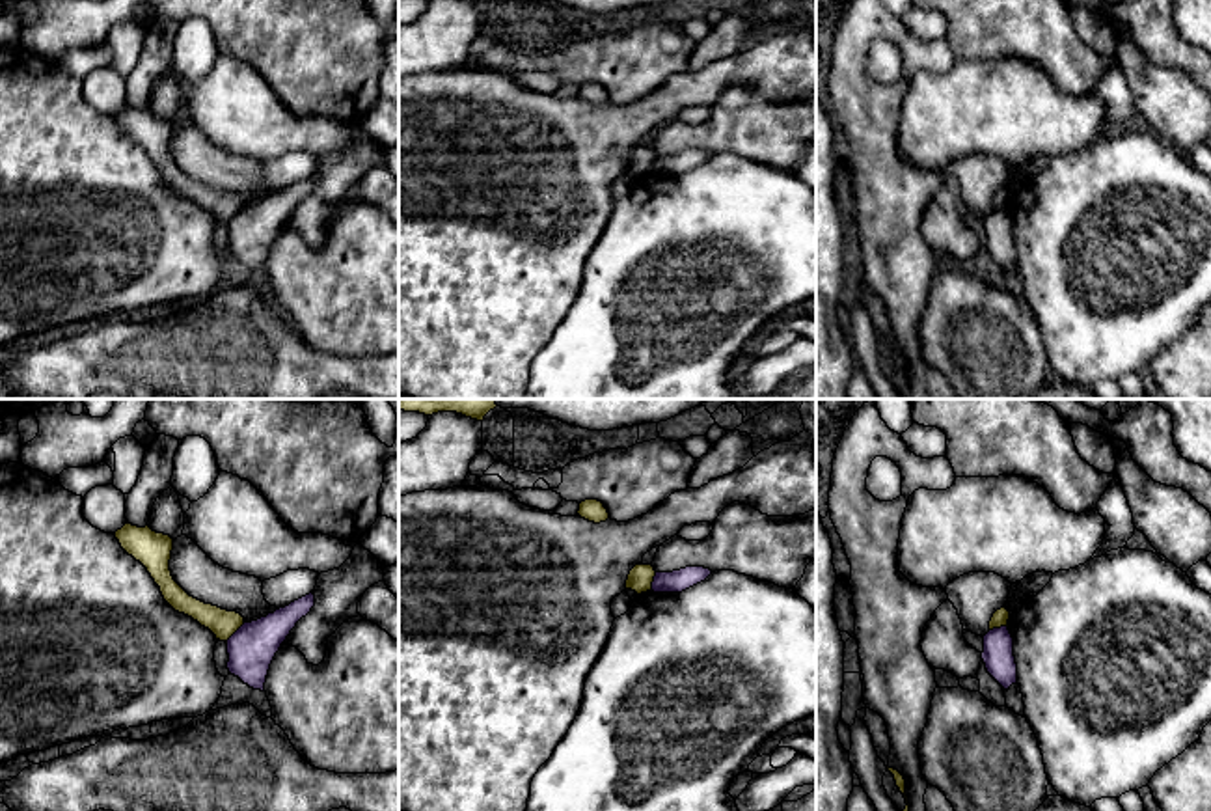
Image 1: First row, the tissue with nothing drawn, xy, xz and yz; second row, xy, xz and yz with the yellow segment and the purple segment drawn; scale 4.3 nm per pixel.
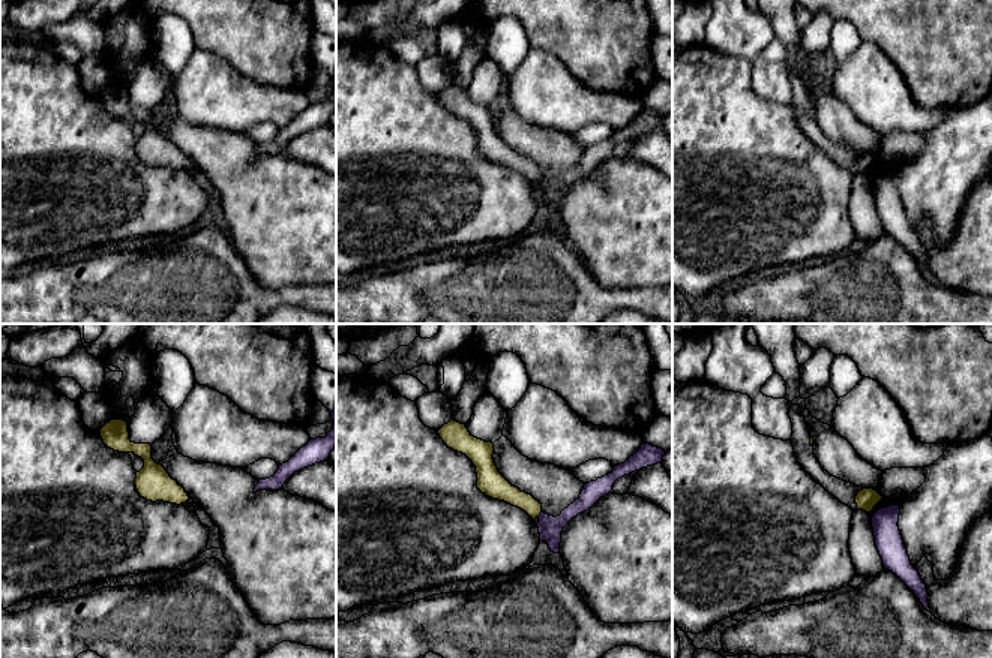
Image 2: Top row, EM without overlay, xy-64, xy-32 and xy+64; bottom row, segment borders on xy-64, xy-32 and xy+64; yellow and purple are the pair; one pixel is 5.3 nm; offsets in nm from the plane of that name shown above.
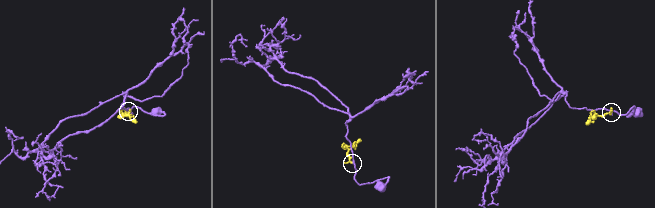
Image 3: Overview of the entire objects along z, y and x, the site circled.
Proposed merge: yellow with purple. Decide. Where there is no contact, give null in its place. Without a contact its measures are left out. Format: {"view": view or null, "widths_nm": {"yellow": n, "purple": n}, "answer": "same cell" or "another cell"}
{"view": "xy", "widths_nm": {"yellow": 120, "purple": 200}, "answer": "another cell"}

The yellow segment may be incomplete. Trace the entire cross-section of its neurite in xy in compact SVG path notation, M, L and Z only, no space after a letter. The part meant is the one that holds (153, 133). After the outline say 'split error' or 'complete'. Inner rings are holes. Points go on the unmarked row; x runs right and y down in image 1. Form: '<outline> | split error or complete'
M125 106L117 112L116 121L121 131L140 144L155 166L160 170L164 183L179 196L184 196L209 211L216 222L225 224L244 207L244 199L190 179L171 158L170 142L173 121L153 114L149 108L138 110Z | complete

